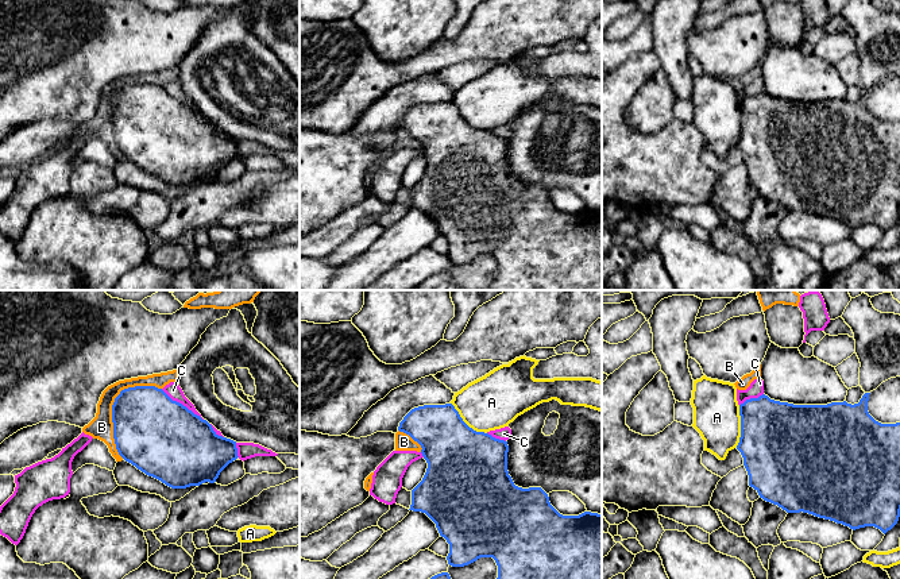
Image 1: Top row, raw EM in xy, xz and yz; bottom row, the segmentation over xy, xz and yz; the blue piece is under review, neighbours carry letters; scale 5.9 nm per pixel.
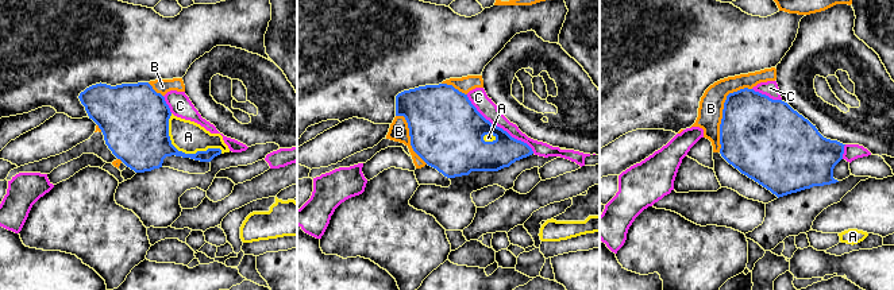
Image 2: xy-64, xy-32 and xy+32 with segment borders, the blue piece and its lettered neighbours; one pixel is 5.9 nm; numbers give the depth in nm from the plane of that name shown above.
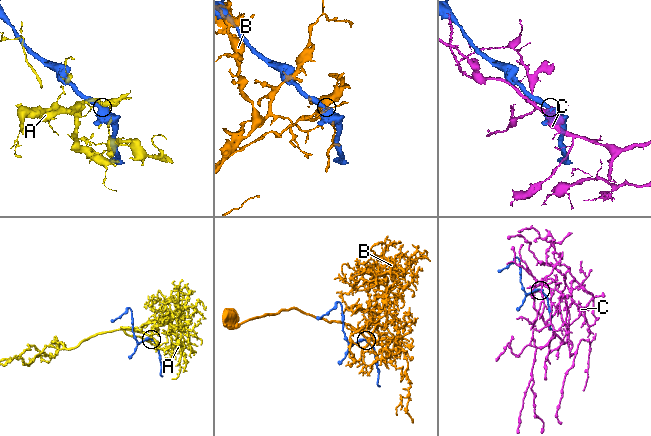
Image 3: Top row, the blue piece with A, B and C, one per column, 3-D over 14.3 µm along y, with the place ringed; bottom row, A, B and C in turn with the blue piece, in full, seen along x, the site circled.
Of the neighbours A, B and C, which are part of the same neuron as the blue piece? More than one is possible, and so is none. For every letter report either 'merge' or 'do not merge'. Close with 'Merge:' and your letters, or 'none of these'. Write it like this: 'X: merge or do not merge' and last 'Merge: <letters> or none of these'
A: do not merge
B: do not merge
C: merge
Merge: C

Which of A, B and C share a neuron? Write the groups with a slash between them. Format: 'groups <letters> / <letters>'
groups A / B / C

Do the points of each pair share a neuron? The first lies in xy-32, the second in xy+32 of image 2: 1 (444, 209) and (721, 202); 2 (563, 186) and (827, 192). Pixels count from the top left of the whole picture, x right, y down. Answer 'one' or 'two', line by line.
1: one
2: one

